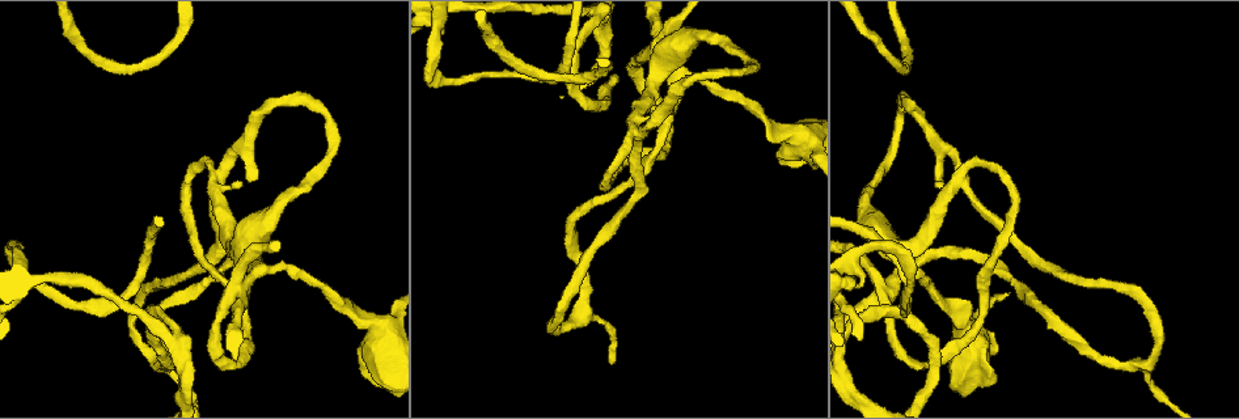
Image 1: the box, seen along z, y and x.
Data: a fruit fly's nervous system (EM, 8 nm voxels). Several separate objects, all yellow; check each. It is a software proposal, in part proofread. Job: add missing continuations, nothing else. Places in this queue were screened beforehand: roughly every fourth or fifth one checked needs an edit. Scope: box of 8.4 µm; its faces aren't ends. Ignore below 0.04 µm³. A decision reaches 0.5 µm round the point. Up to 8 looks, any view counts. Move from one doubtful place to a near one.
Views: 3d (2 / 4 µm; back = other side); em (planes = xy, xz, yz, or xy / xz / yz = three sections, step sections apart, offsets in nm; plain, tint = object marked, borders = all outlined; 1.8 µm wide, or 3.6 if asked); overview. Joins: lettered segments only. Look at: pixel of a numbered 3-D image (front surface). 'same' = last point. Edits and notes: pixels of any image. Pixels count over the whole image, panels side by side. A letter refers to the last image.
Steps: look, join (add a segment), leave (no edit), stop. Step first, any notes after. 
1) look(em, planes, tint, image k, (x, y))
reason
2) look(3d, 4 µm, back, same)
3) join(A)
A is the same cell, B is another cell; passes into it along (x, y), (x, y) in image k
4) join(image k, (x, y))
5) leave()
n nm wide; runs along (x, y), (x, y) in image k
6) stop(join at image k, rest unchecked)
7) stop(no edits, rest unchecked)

look(3d, 2 µm, image 1, (998, 268))
three-way junction

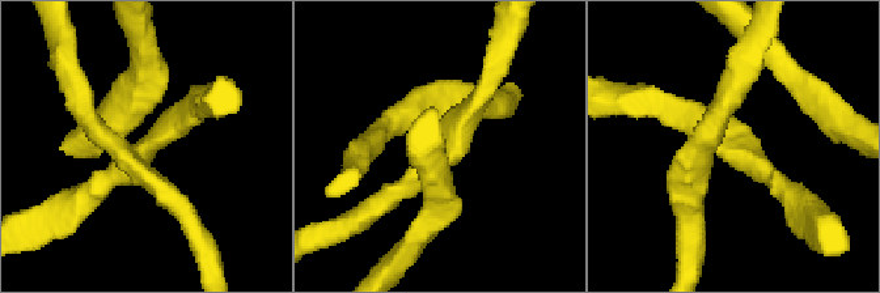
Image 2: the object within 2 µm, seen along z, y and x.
look(em, yz, step 8, tint, image 2, (449, 138))
shape alone is not enough

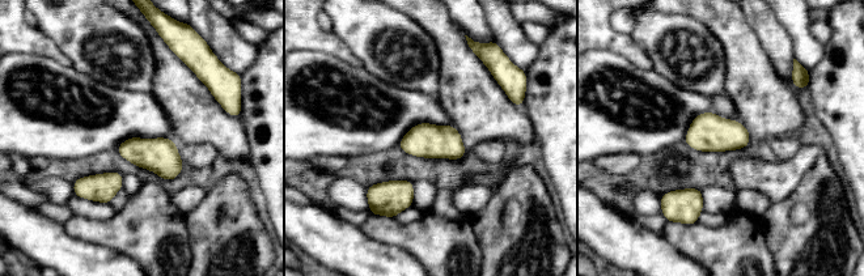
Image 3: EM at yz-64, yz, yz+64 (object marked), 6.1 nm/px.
look(em, yz, step 8, borders, same)
see the neighbours

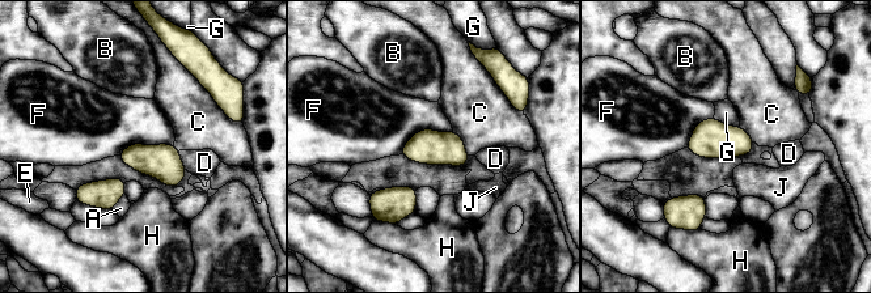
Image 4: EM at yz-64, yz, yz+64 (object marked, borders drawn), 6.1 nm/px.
leave()
A, B, C, D, E, F, G, H and J are other cells; border along (452, 130), (419, 130), (400, 153) in image 4; none of them fits

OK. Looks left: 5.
look(3d, 2 µm, image 1, (211, 173))
four or more arms meet

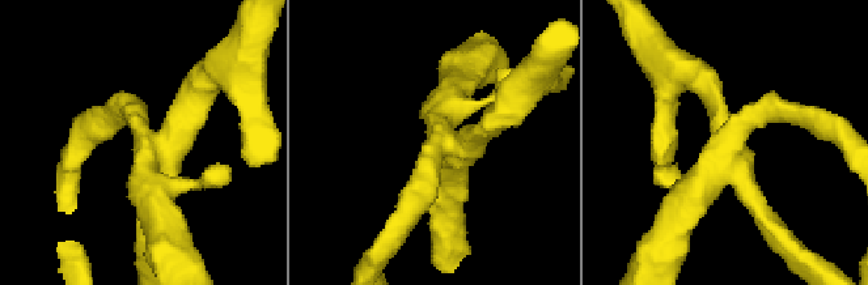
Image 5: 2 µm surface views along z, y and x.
look(em, xz, step 4, tint, image 5, (148, 140))
4 arms; now the EM

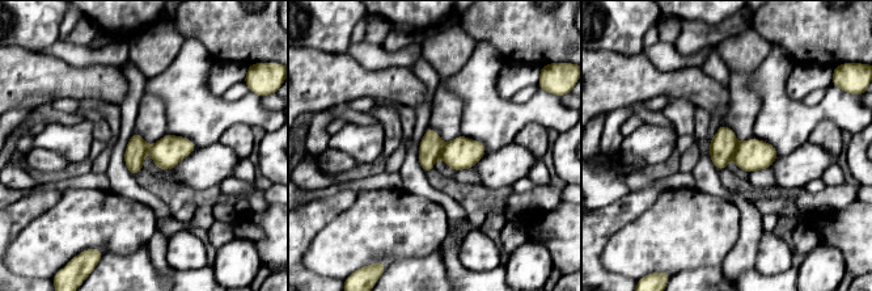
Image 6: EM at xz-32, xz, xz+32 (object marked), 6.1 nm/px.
look(em, planes, borders, same)

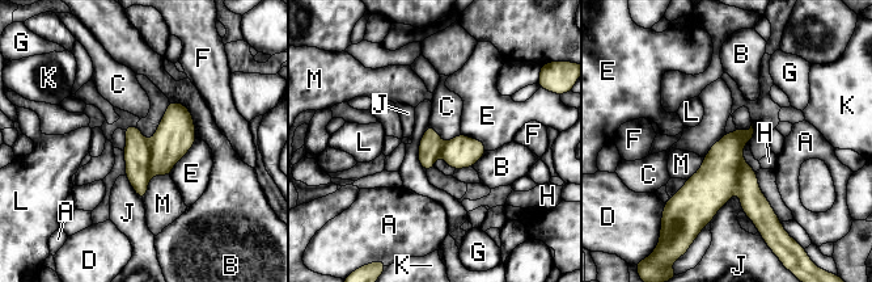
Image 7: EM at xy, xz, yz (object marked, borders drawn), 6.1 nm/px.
leave()
A, B, C, D, E, F, G, H, J, K, L and M are other cells; border along (430, 125), (444, 142), (460, 134) in image 7; no lettered segment goes on from it

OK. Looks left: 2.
look(3d, 4 µm, image 1, (883, 292))
thick turns thin

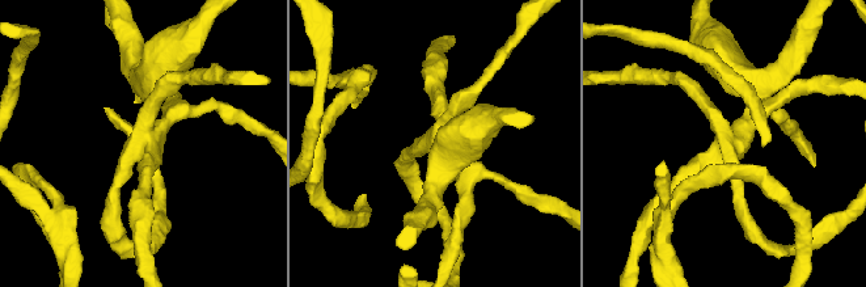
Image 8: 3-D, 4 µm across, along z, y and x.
look(em, 3.6 µm, planes, borders, image 8, (733, 146))
4 arms

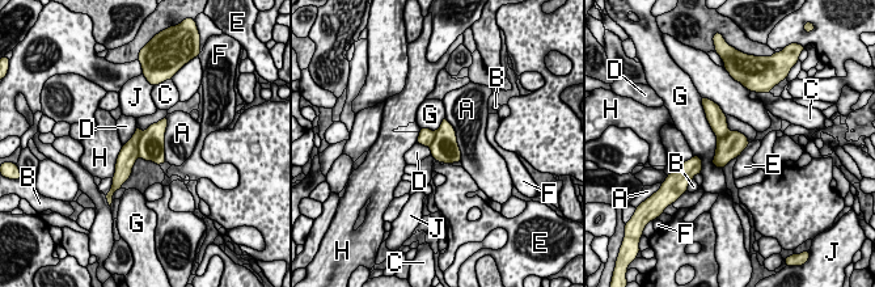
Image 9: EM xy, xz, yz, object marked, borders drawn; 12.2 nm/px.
leave()
340 nm wide; A, B, C, D, E, F, G, H and J are other cells; border along (417, 142), (426, 146), (431, 155) in image 9; no lettered segment goes on from it

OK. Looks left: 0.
stop(no edits, rest unchecked)

